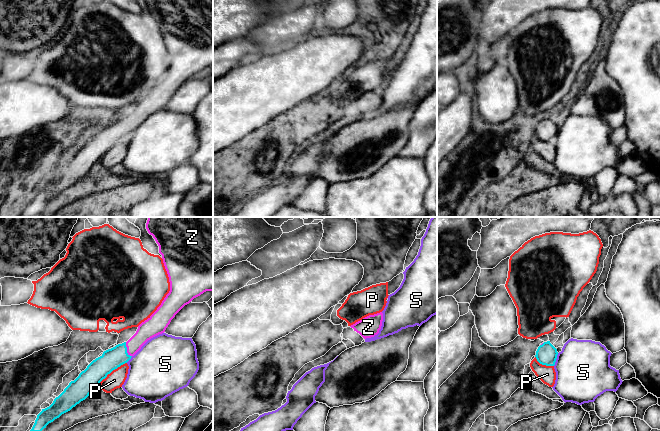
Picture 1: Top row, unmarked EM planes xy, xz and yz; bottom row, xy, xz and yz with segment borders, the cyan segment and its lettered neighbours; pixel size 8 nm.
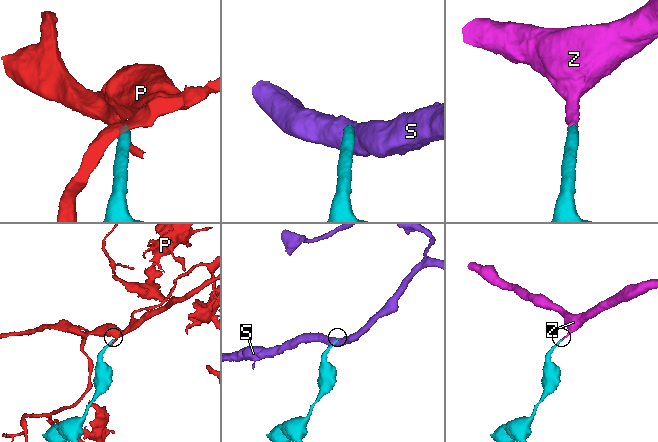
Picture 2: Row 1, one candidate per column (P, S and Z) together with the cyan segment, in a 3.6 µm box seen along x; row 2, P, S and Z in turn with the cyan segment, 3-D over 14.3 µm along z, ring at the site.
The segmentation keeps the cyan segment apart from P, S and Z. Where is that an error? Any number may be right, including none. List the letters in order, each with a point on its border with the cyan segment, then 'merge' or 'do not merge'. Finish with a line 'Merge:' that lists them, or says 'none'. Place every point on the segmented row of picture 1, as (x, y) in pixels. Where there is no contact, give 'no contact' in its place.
P: meets cyan in xy at (111, 371); do not merge
S: meets cyan in yz at (555, 359); do not merge
Z: meets cyan in xy at (126, 349); merge
Merge: Z

